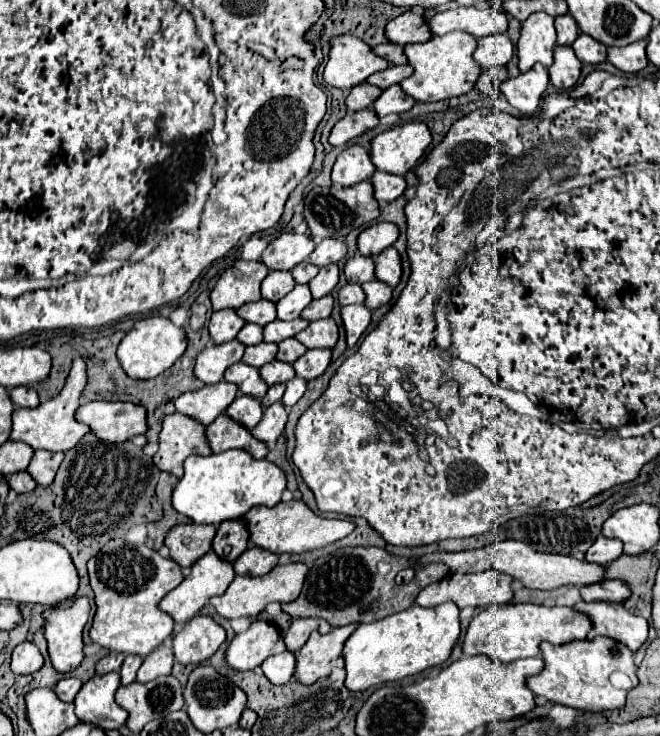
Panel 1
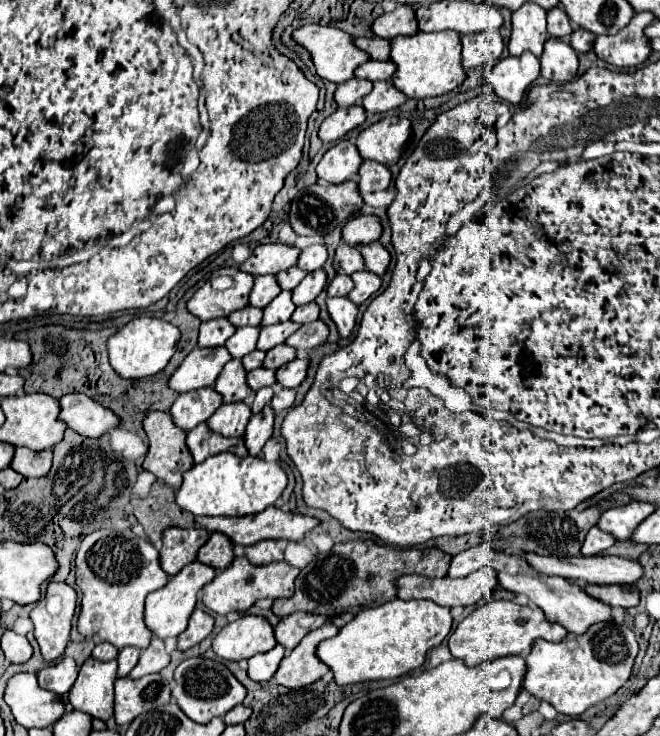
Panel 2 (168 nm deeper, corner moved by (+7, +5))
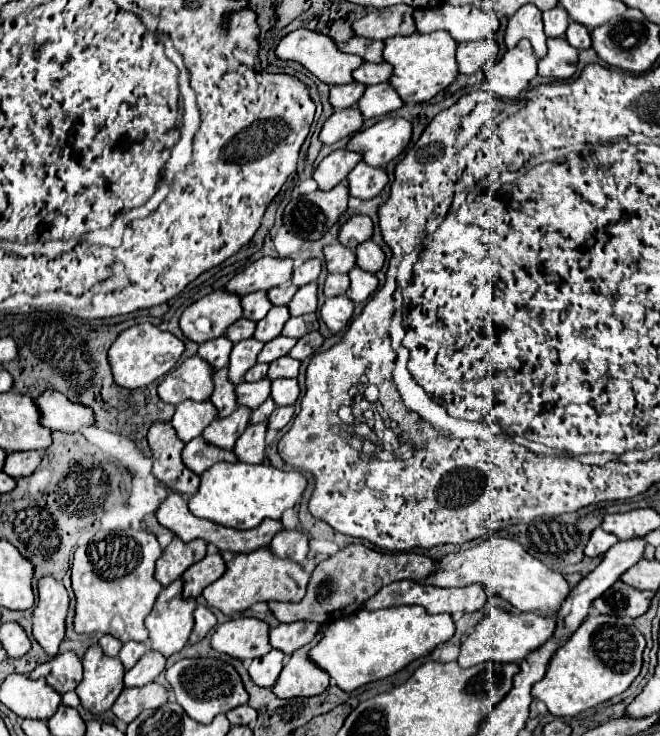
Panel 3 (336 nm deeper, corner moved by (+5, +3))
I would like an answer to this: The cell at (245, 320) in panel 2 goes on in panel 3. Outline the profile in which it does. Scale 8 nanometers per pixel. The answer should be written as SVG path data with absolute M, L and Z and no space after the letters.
M239 318L235 324L231 324L231 326L227 328L227 334L225 334L225 336L235 344L235 342L241 342L241 340L251 338L253 332L255 332L255 322L245 320L245 318Z

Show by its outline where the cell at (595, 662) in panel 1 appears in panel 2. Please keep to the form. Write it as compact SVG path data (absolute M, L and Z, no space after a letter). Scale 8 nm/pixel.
M593 624L583 636L567 634L561 642L535 640L527 658L527 672L523 688L539 700L547 700L557 712L567 716L581 716L593 704L613 696L631 676L633 660L637 656L635 634L625 624Z

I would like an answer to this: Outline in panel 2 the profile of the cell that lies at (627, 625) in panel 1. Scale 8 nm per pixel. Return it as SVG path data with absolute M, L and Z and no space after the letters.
M481 542L457 556L453 556L451 560L451 568L449 568L449 576L459 578L459 576L467 576L471 572L477 570L477 566L491 566L497 576L499 576L499 584L505 590L511 590L515 594L525 594L531 604L539 606L545 616L557 624L561 624L567 632L581 636L585 634L585 630L589 630L589 626L597 624L597 622L611 622L611 608L607 604L601 604L601 600L593 600L593 596L589 596L585 590L581 590L577 584L567 582L565 578L559 576L543 576L539 572L535 572L523 558L519 556L507 556L499 550L493 550L487 542Z

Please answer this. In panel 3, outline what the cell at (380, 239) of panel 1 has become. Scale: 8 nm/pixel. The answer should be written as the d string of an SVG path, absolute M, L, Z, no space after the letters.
M365 214L351 216L341 228L339 228L339 242L351 250L355 250L361 242L369 240L373 234L373 222Z

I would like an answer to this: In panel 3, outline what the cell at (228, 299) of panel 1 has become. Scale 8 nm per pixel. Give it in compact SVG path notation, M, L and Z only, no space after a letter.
M217 290L197 300L181 314L181 332L185 334L185 338L197 344L223 336L225 330L243 314L239 300L239 296L229 294L225 290Z

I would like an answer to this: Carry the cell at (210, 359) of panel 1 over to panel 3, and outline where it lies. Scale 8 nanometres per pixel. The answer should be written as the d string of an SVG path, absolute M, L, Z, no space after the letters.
M187 358L181 366L173 368L165 380L159 384L157 394L167 404L181 404L183 400L205 402L213 392L213 370L211 366L199 358Z

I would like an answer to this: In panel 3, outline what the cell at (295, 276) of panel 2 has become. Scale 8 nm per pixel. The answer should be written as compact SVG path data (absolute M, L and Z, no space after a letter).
M285 284L285 286L277 286L277 288L271 288L267 292L267 298L271 300L273 306L289 306L293 294L297 292L297 288L293 284Z

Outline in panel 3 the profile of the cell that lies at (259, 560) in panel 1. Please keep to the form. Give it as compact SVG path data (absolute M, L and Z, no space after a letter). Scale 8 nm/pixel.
M281 530L271 546L269 546L279 558L287 558L293 562L303 562L309 554L309 538L301 530Z

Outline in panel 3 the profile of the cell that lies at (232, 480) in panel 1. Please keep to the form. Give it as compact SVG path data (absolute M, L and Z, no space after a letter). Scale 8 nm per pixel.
M219 462L211 466L201 476L201 486L195 496L189 500L189 510L193 516L211 520L215 524L235 528L235 530L249 530L259 526L265 518L281 520L287 508L299 504L309 480L301 472L285 472L277 470L271 464L245 464L245 462Z

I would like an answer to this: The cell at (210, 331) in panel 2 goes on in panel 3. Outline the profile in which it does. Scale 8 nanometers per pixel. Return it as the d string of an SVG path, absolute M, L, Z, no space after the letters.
M221 336L221 338L215 338L215 340L203 342L203 344L199 346L199 352L197 352L197 354L199 354L207 364L211 364L211 368L217 372L217 370L221 370L221 368L225 368L225 366L229 364L231 348L233 348L233 344L231 344L225 336Z

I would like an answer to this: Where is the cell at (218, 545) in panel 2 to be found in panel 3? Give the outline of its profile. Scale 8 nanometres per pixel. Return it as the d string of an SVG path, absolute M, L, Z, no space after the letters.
M213 554L213 556L205 556L201 562L193 564L191 568L185 570L185 574L181 576L183 580L183 598L197 598L205 586L209 586L211 582L215 582L217 578L221 578L221 574L225 572L225 562L221 558L221 554Z

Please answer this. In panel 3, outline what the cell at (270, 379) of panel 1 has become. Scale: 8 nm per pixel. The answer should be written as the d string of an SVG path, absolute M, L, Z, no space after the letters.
M263 378L259 382L243 382L237 386L237 404L247 406L249 410L255 410L259 404L263 404L269 398L269 386L271 380Z

